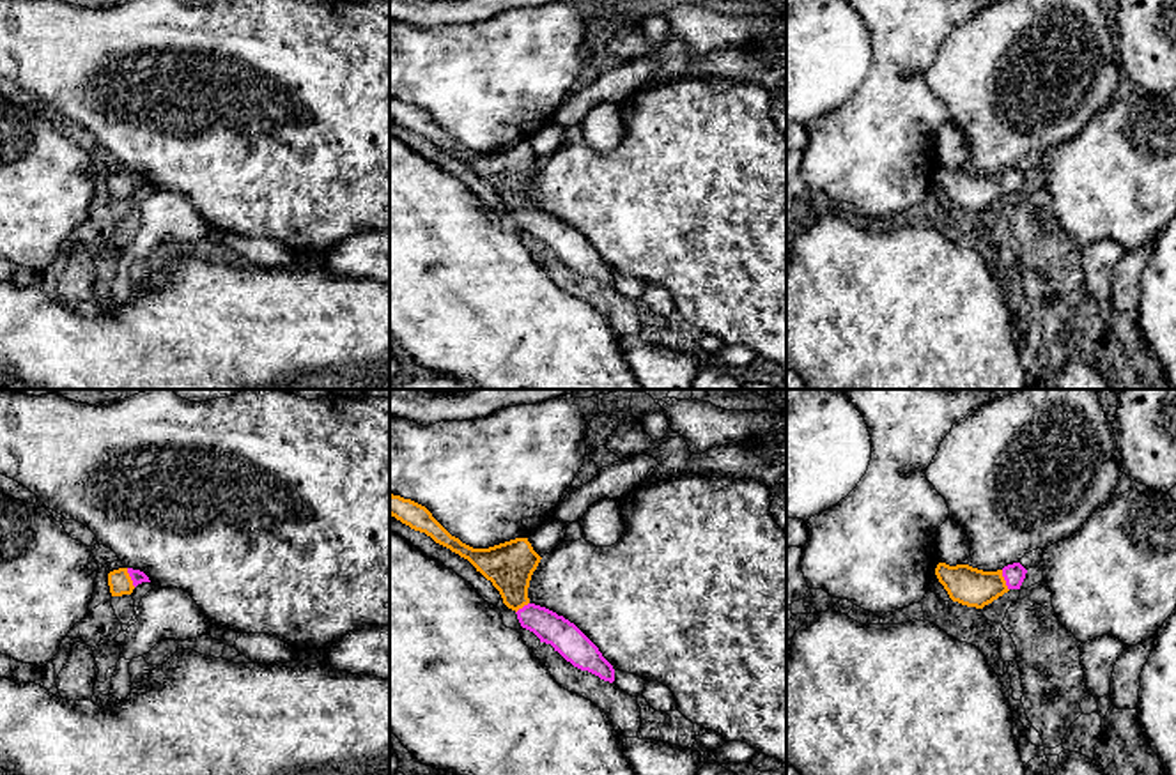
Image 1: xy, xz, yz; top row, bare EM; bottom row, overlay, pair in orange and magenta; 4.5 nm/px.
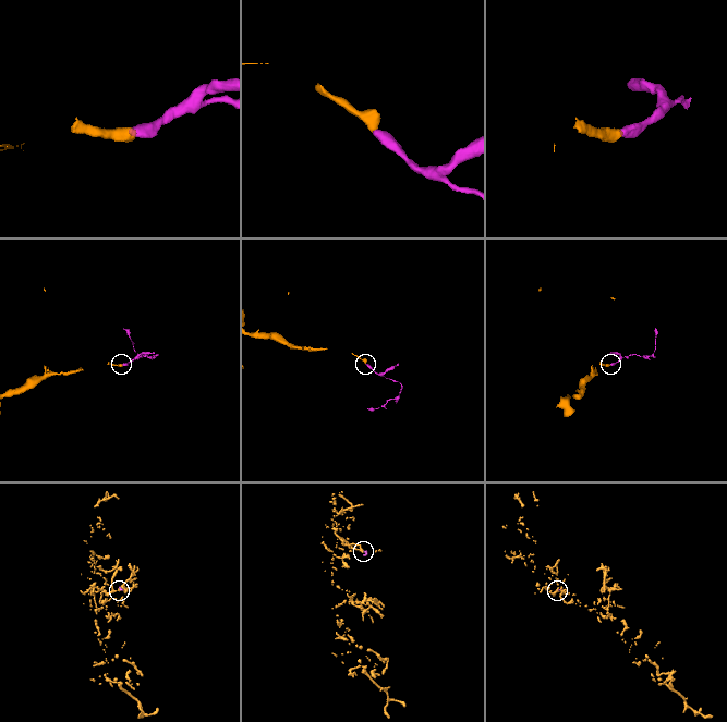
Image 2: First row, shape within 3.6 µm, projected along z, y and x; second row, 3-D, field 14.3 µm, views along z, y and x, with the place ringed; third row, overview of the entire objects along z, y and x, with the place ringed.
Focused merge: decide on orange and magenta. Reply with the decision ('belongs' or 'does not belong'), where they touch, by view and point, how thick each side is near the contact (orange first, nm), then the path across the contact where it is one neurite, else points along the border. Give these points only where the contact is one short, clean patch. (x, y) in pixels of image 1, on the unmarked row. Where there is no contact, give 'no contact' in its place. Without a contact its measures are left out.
belongs; meets orange in yz at (1005, 184); 180 nm thick on the orange side, 100 nm on the other; runs through yz (969, 190), (989, 190), (1005, 184), (1013, 177)

